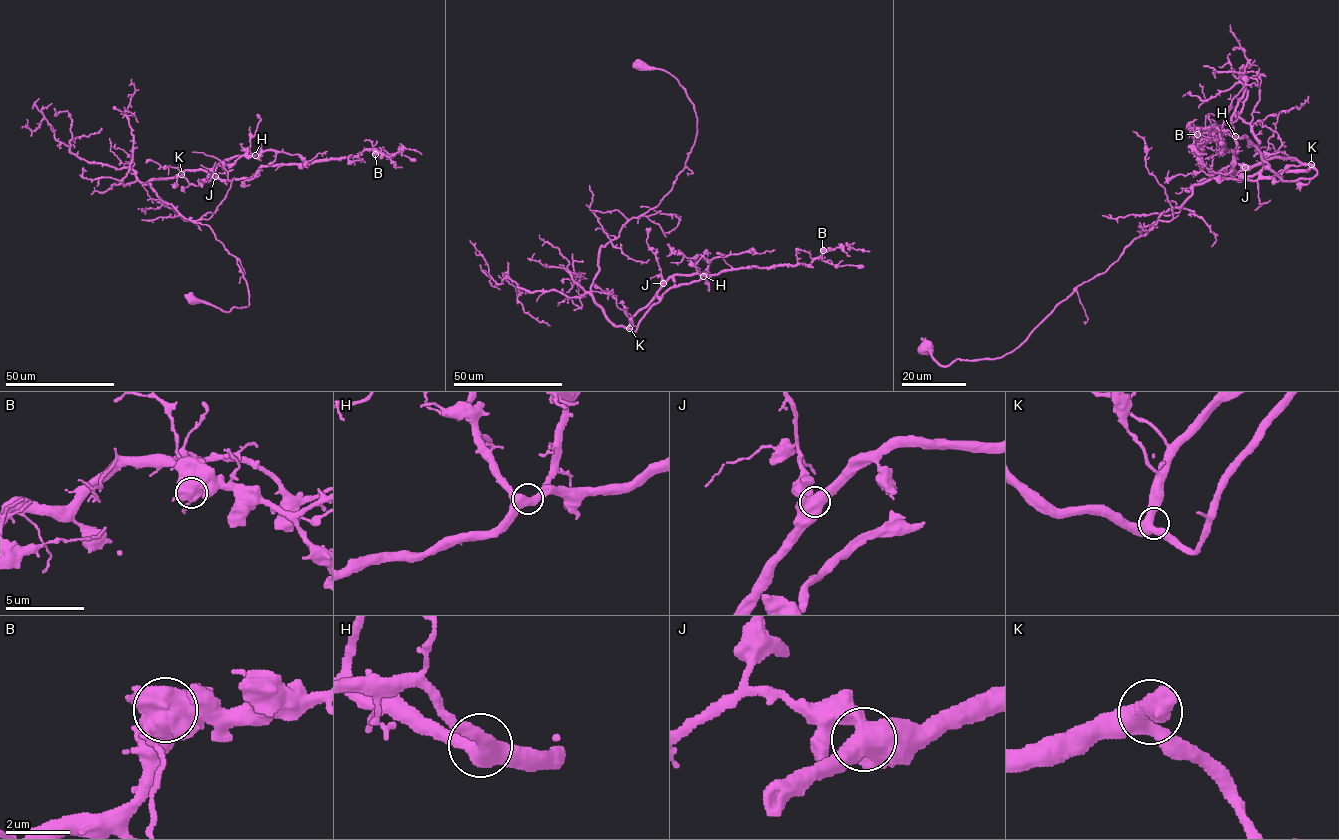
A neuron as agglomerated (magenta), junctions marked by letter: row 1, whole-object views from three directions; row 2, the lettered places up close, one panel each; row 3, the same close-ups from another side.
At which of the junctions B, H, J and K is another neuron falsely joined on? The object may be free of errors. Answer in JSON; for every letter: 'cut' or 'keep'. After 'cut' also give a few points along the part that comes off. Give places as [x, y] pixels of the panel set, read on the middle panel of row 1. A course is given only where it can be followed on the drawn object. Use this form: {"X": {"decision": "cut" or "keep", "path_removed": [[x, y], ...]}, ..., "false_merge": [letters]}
{"B": {"decision": "keep"}, "H": {"decision": "keep"}, "J": {"decision": "keep"}, "K": {"decision": "keep"}, "false_merge": []}

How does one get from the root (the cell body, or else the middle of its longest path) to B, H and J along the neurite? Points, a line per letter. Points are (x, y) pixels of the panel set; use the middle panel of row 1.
B: (639, 65), (678, 80), (697, 135), (661, 202), (600, 248), (604, 314), (627, 328), (674, 275), (823, 250)
H: (639, 65), (678, 80), (697, 135), (661, 202), (600, 248), (592, 299), (635, 331), (669, 288), (703, 276)
J: (639, 65), (678, 80), (697, 135), (661, 202), (600, 248), (591, 291), (606, 317), (627, 328), (663, 283)

